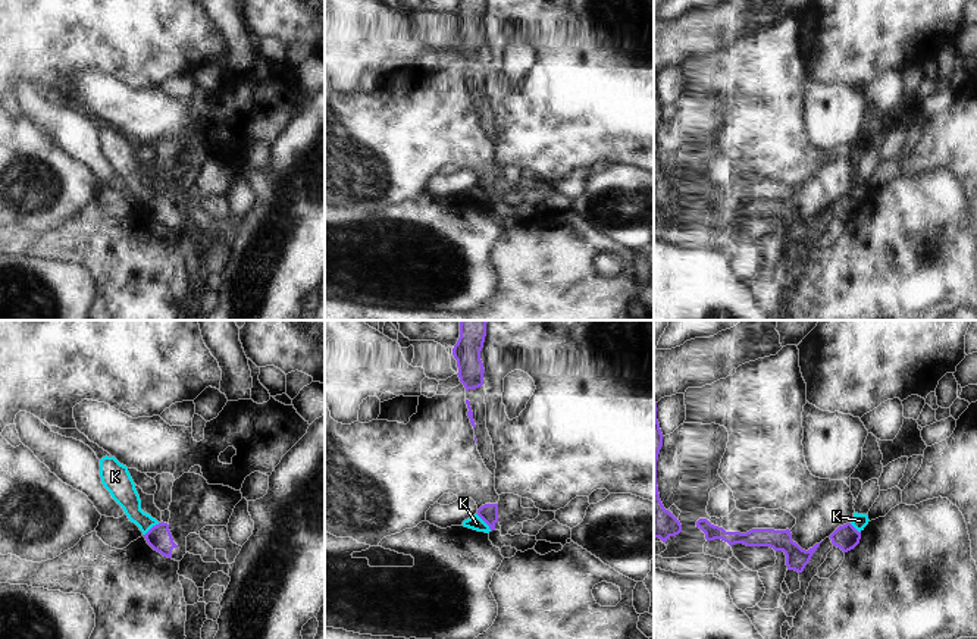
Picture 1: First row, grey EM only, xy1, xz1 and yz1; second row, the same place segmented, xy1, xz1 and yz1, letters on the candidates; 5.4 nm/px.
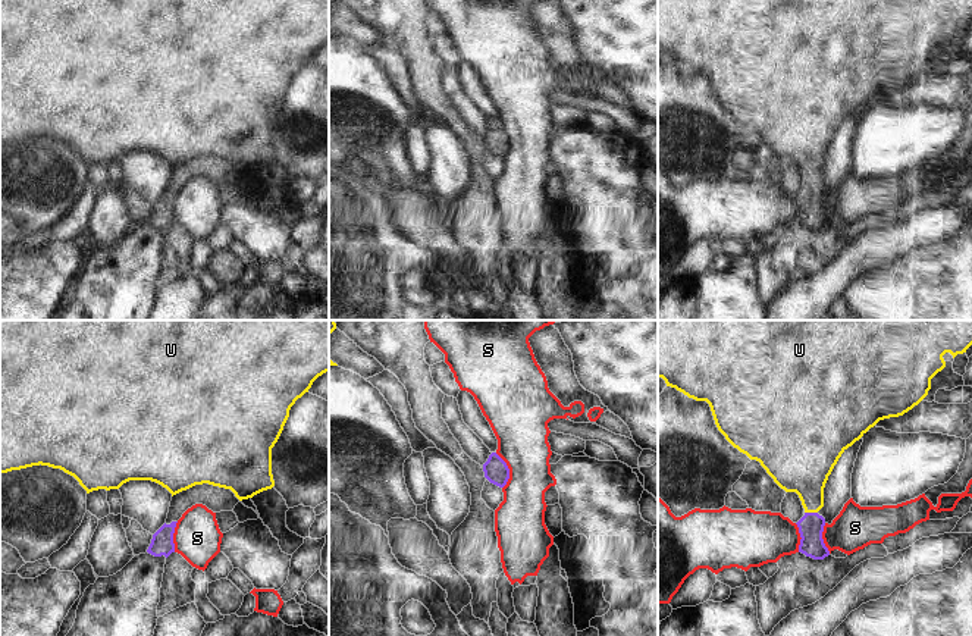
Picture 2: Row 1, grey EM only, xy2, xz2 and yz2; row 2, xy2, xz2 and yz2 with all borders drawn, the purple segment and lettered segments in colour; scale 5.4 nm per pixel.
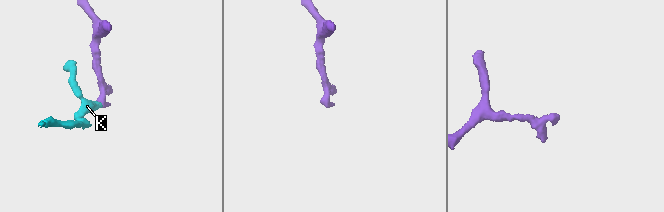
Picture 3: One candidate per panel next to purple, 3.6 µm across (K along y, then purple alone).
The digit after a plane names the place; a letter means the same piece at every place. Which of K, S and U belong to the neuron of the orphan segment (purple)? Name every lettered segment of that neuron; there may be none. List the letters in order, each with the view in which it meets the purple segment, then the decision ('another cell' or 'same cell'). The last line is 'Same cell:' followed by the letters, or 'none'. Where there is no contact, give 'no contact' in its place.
K: xz1 | another cell
S: xz2 | another cell
U: yz2 | same cell
Same cell: U

